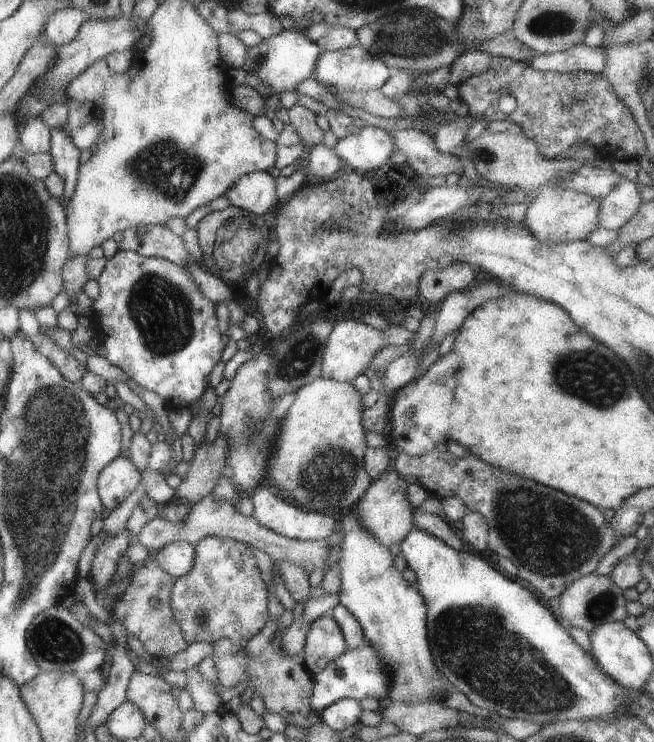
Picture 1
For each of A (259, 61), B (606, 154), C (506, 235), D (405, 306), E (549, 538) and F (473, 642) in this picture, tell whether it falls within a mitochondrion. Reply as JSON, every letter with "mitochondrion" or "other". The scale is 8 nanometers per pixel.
{"A":"mitochondrion","B":"other","C":"other","D":"other","E":"mitochondrion","F":"mitochondrion"}

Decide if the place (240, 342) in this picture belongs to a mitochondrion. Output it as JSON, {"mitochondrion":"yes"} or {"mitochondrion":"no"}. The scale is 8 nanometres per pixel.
{"mitochondrion":"no"}

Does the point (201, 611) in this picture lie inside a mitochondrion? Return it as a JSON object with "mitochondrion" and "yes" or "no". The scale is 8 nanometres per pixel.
{"mitochondrion":"no"}

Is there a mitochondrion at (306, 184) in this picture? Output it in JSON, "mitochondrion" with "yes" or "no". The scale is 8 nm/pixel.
{"mitochondrion":"no"}

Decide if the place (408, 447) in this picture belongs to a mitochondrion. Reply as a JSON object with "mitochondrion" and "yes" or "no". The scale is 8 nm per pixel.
{"mitochondrion":"no"}

